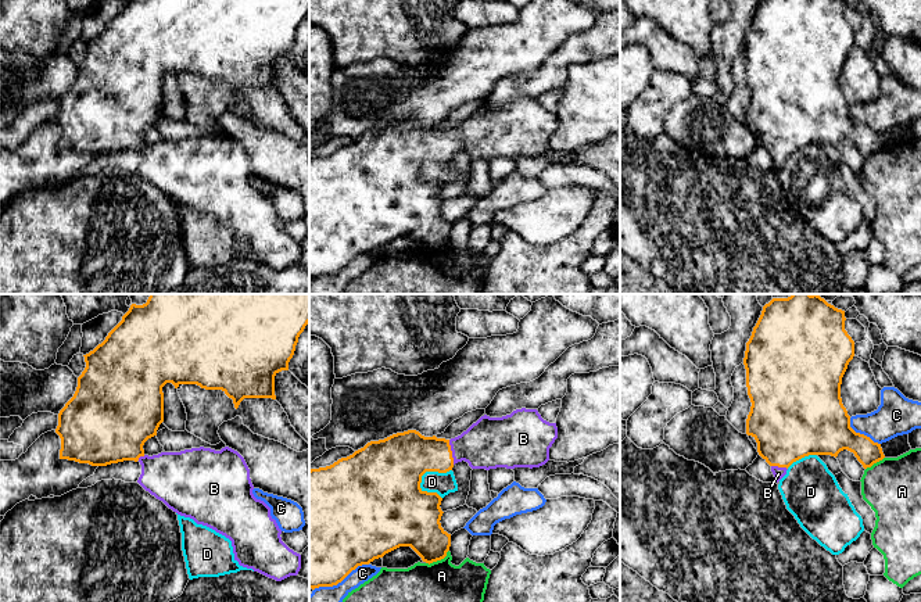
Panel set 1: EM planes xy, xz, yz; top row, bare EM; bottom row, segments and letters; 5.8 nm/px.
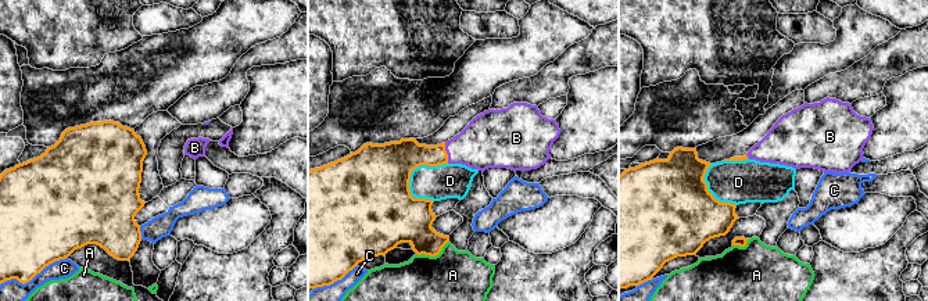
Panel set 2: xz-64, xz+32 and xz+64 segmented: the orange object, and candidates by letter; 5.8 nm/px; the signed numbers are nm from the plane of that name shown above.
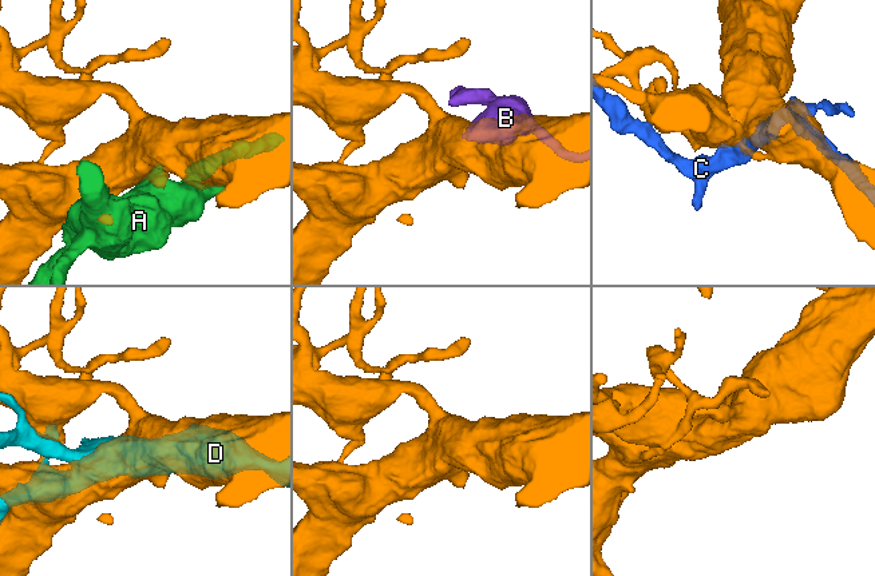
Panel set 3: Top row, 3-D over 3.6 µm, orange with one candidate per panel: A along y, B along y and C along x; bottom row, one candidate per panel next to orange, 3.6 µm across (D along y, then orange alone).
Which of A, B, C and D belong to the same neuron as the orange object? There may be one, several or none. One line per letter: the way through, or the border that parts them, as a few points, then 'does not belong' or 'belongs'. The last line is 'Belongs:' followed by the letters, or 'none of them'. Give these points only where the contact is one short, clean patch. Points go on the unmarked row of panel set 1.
A: does not belong
B: way xz (408, 144), (451, 142), (463, 136), (490, 132); belongs
C: does not belong
D: does not belong
Belongs: B

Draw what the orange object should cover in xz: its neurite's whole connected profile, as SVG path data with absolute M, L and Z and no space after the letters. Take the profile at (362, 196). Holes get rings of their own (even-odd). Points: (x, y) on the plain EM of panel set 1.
M516 98L502 107L481 105L460 125L445 129L424 126L416 119L393 123L370 130L363 137L330 155L309 160L309 277L333 276L341 272L358 255L399 237L411 236L426 252L441 250L451 236L451 223L441 216L442 187L437 182L420 178L426 161L447 162L458 151L467 151L472 158L540 157L549 150L549 137L558 128L556 112L541 107L537 98Z

